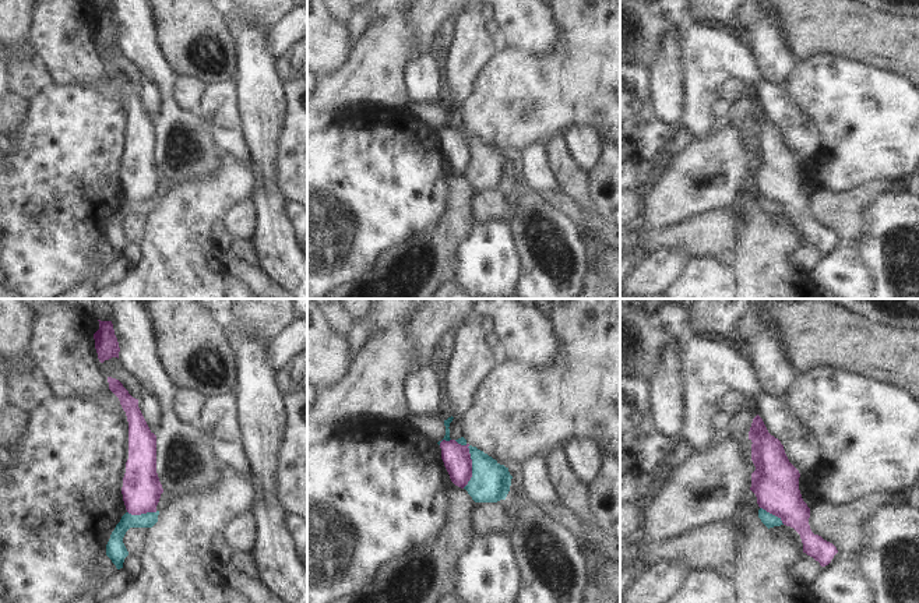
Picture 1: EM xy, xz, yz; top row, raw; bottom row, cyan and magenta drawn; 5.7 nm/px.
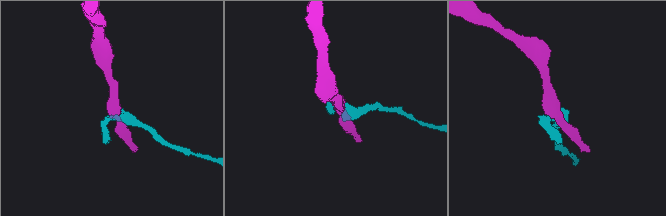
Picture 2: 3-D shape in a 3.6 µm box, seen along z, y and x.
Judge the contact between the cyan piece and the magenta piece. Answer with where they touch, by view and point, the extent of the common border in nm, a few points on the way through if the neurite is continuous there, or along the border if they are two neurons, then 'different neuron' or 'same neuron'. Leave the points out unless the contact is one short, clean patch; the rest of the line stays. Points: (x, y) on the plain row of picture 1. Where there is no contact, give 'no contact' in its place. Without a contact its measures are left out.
meets cyan in xz at (472, 148); contact 280 nm long; border along xz (454, 127), (468, 136), (471, 147), (471, 166), (462, 175); different neuron

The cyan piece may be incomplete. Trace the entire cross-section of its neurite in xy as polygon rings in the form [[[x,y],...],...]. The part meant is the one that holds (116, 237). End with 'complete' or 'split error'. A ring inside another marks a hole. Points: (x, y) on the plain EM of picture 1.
[[[159,198],[141,202],[126,200],[116,212],[106,232],[106,243],[112,247],[117,257],[123,255],[124,246],[128,239],[123,230],[123,225],[130,215],[152,215],[158,209]]] | complete

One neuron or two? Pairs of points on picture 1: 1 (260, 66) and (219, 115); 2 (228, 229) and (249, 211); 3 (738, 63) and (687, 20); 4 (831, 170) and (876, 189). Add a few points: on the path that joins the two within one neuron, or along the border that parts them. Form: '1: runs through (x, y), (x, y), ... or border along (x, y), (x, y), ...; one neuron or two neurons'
1: border along (235, 80), (239, 88), (239, 112), (243, 123); two neurons
2: runs through (233, 226), (243, 217); one neuron
3: runs through (725, 53), (721, 53), (700, 32); one neuron
4: border along (895, 177), (863, 183), (847, 191), (831, 191); two neurons

